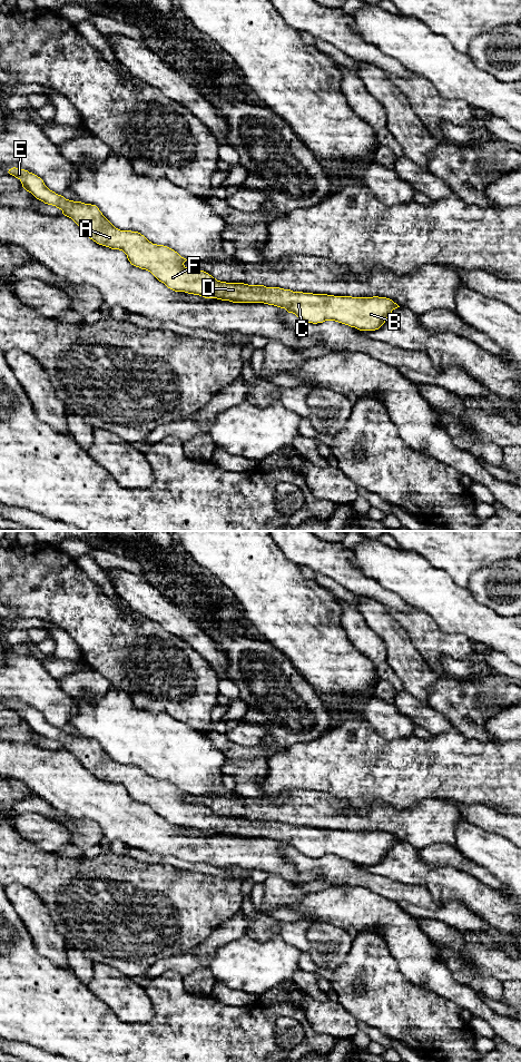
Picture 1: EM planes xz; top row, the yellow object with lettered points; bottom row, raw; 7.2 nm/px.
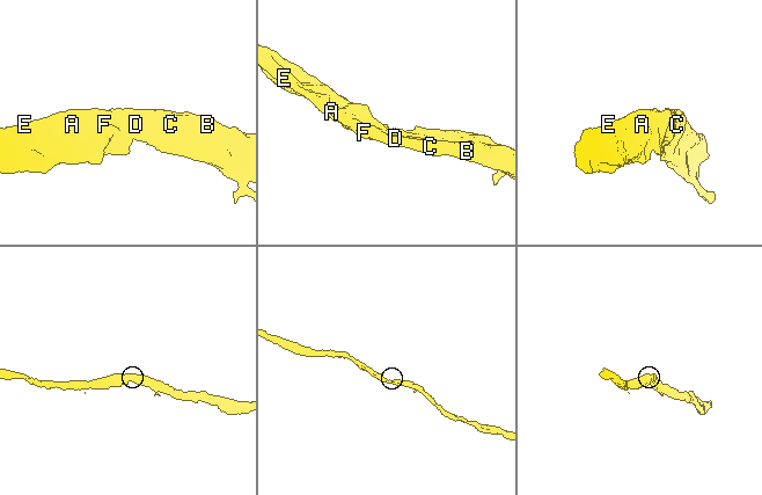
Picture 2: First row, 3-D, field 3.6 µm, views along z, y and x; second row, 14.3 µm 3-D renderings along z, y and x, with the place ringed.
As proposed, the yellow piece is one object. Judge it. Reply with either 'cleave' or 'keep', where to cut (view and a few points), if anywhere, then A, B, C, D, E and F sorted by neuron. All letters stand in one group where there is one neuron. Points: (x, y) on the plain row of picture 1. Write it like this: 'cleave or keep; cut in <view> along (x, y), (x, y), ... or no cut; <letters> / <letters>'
keep; no cut; A B C D E F

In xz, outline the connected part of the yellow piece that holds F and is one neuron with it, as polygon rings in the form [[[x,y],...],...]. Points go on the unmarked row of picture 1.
[[[11,702],[8,706],[18,712],[22,721],[31,727],[37,734],[45,738],[56,740],[62,748],[71,753],[81,765],[94,776],[111,784],[122,785],[131,799],[150,806],[159,816],[175,826],[185,826],[199,829],[205,833],[217,833],[233,837],[264,837],[285,843],[288,847],[295,848],[307,857],[323,857],[335,855],[360,865],[379,864],[387,854],[393,844],[400,842],[392,834],[386,832],[352,832],[334,830],[327,828],[313,828],[293,826],[279,822],[266,822],[264,819],[248,819],[244,817],[226,817],[214,813],[204,805],[187,803],[184,797],[187,795],[174,784],[149,776],[138,766],[120,765],[116,763],[99,745],[96,739],[85,738],[66,734],[63,730],[50,725],[43,715],[37,709],[20,702]]]

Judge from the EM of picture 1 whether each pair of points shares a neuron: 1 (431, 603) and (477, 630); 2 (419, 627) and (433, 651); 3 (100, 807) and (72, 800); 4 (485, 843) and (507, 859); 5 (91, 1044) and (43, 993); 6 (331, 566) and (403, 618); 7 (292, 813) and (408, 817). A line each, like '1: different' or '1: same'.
1: same
2: same
3: same
4: same
5: same
6: different
7: same

